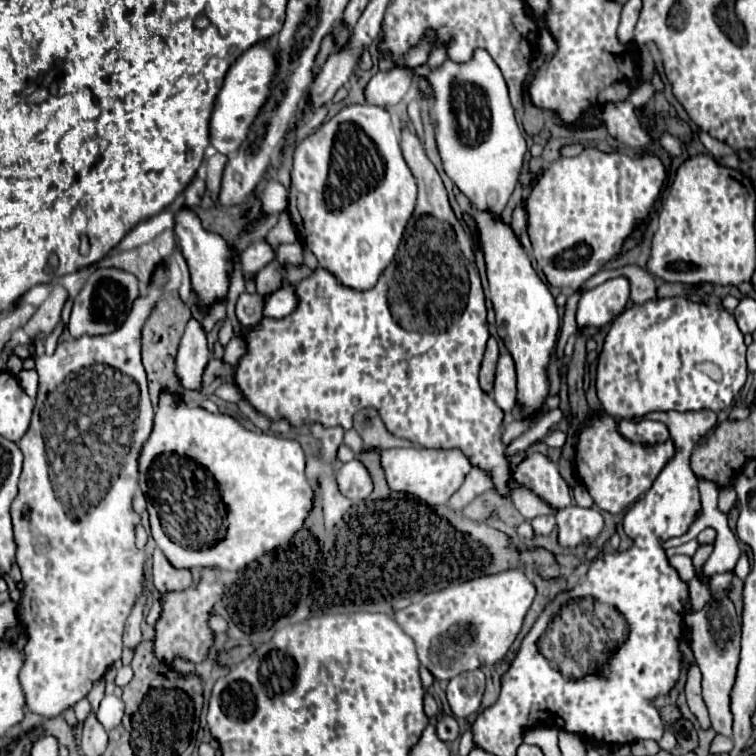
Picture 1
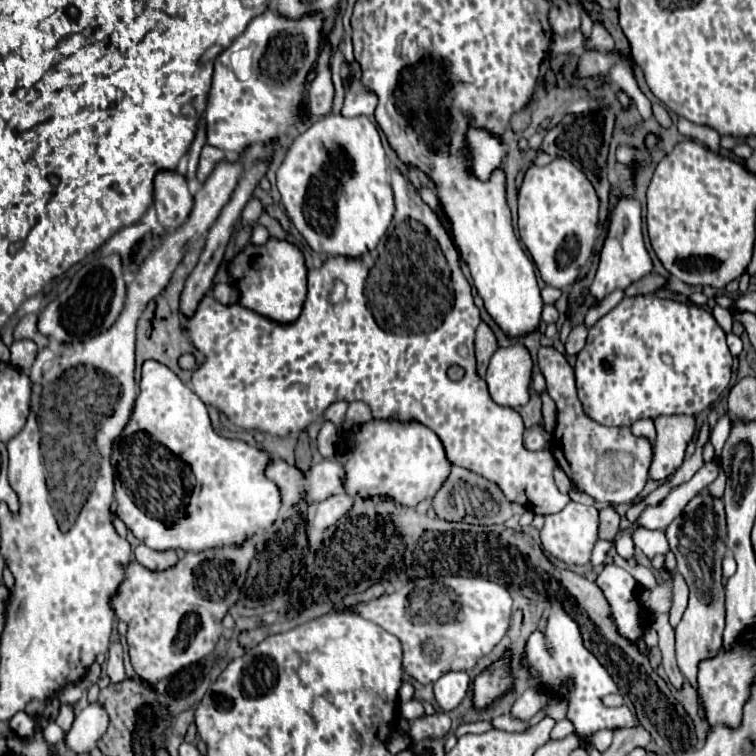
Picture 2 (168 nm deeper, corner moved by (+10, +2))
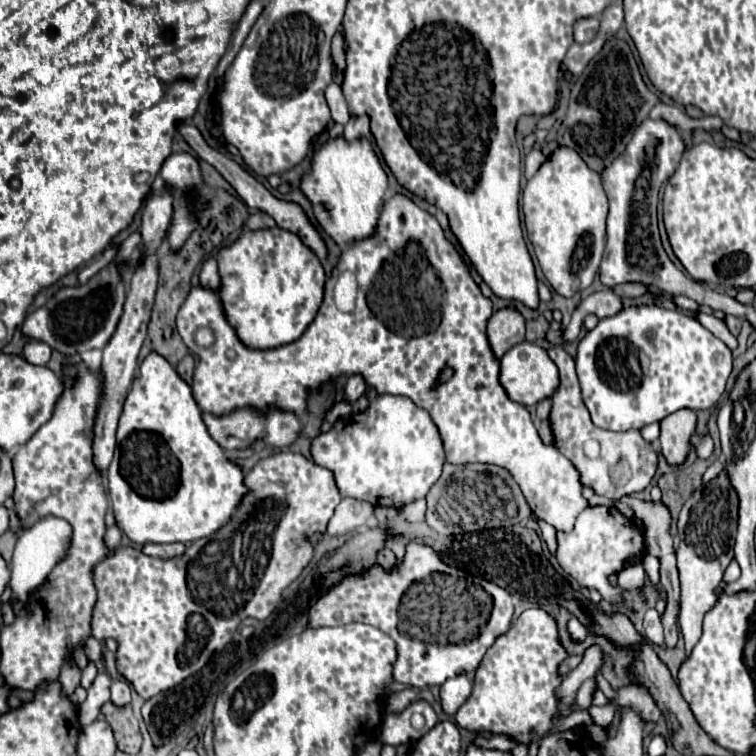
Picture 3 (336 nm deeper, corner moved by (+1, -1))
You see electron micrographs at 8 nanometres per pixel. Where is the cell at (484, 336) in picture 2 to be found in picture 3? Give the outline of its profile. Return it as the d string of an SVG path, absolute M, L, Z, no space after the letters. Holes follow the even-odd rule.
M514 307L496 311L488 321L488 339L494 355L500 359L510 347L524 341L524 317Z

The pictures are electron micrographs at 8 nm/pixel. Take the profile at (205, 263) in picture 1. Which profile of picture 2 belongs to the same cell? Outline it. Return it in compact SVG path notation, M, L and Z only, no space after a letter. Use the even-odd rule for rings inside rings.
M159 172L155 178L155 208L163 228L179 228L193 208L185 176L177 172Z

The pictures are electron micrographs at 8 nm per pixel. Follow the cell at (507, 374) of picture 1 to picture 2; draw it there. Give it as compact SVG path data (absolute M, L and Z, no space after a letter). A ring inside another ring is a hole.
M513 344L499 348L489 362L485 382L493 402L499 406L517 408L529 400L529 380L531 380L531 356L523 344Z

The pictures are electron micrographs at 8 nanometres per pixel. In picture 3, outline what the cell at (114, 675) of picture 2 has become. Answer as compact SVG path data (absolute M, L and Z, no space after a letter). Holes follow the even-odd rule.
M114 681L112 683L112 697L110 701L116 707L124 707L130 703L130 685L126 681Z

